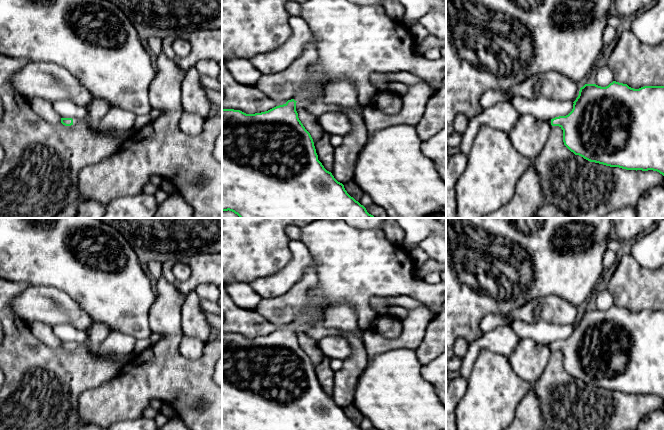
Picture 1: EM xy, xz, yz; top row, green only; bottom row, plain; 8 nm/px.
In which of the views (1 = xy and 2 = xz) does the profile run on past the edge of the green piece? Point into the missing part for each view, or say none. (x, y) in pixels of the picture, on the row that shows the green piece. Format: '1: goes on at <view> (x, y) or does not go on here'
1: goes on at xy (98, 107)
2: goes on at xz (354, 41)

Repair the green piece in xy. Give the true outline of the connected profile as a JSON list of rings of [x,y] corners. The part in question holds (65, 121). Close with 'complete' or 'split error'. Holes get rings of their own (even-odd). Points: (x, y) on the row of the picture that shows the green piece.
[[[94,97],[90,104],[85,108],[89,115],[86,121],[72,118],[61,118],[61,123],[65,126],[71,126],[78,123],[84,123],[91,126],[92,124],[98,123],[113,107],[114,106],[110,102]]]; split error

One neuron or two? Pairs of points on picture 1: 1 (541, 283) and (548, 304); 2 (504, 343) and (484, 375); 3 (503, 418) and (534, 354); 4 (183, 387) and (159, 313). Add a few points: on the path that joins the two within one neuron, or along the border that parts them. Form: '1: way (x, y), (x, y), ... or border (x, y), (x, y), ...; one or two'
1: border (568, 301), (555, 295), (545, 295), (526, 302); two
2: border (507, 357), (491, 351), (481, 350), (475, 362); two
3: border (508, 359), (512, 369), (532, 385); two
4: way (169, 369), (169, 331); one

